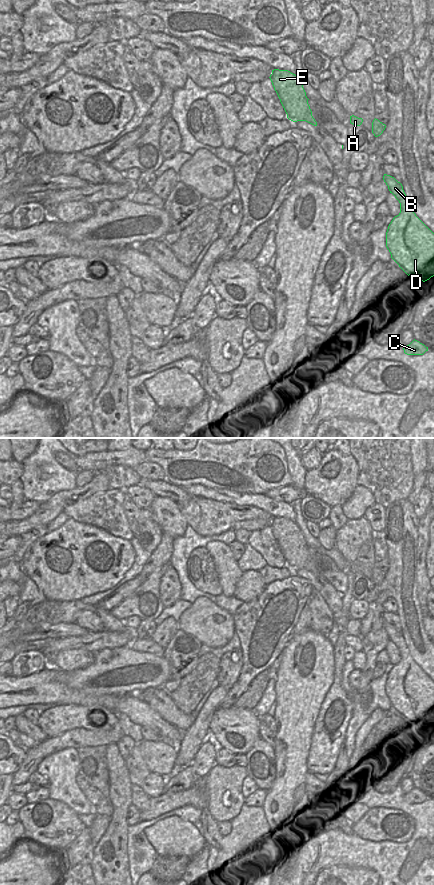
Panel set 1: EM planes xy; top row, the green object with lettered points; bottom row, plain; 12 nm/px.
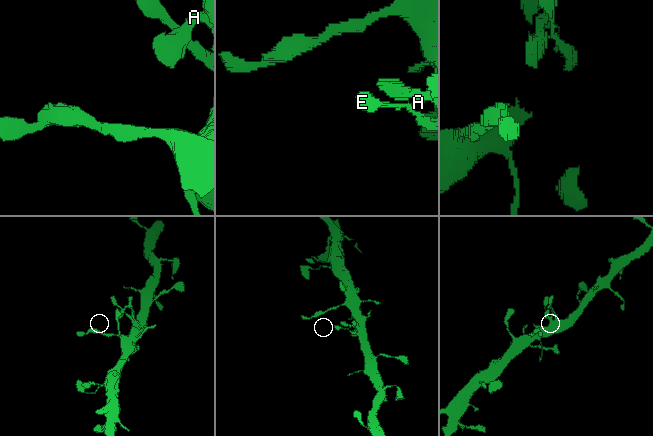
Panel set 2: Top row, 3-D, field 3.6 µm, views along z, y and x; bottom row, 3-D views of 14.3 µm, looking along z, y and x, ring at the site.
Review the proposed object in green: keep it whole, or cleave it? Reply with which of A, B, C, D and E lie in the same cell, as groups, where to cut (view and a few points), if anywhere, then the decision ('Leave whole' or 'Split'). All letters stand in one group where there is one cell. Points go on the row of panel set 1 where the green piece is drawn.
Groups: A B C D E. No split. Leave whole

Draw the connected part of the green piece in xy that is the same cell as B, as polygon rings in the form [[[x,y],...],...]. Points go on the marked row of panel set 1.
[[[384,174],[383,180],[390,193],[400,203],[400,213],[393,218],[386,232],[386,247],[391,254],[391,258],[408,276],[414,275],[425,282],[434,276],[434,233],[411,209],[402,184],[387,174]]]

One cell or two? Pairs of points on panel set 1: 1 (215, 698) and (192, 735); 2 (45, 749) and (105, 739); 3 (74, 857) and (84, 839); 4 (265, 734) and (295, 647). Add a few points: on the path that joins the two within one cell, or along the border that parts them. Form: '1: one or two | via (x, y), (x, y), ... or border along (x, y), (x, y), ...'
1: one | via (209, 707), (201, 726)
2: one | via (60, 743), (72, 739), (90, 739)
3: one | via (75, 853), (81, 843)
4: two | border along (276, 735), (273, 748)

